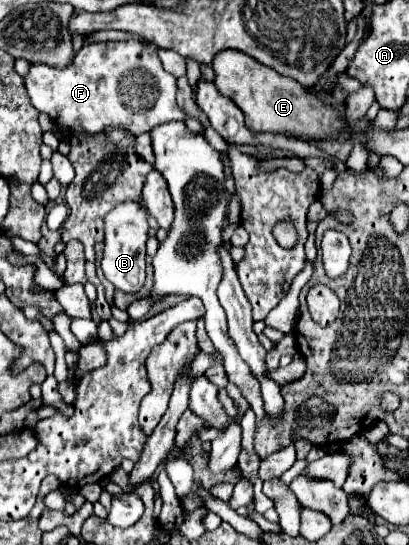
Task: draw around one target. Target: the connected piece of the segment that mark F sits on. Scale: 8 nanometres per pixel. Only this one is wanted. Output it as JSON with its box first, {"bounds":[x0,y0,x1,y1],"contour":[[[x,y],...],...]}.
{"bounds":[25,40,187,136],"contour":[[[137,40],[85,44],[67,68],[33,64],[25,76],[25,88],[33,106],[55,124],[67,126],[71,134],[81,130],[97,134],[109,128],[127,128],[139,136],[165,122],[187,120],[185,110],[175,100],[177,80],[163,70],[157,58],[157,46],[143,46]]]}

